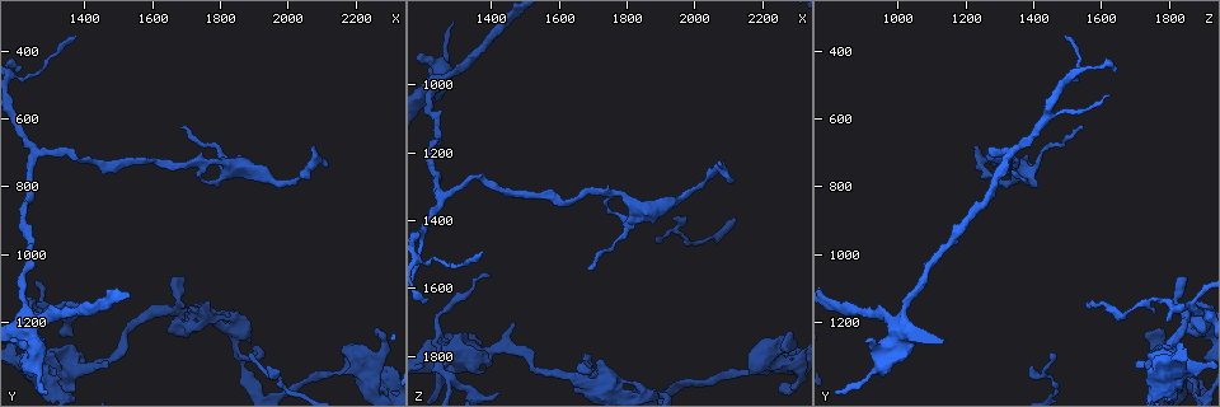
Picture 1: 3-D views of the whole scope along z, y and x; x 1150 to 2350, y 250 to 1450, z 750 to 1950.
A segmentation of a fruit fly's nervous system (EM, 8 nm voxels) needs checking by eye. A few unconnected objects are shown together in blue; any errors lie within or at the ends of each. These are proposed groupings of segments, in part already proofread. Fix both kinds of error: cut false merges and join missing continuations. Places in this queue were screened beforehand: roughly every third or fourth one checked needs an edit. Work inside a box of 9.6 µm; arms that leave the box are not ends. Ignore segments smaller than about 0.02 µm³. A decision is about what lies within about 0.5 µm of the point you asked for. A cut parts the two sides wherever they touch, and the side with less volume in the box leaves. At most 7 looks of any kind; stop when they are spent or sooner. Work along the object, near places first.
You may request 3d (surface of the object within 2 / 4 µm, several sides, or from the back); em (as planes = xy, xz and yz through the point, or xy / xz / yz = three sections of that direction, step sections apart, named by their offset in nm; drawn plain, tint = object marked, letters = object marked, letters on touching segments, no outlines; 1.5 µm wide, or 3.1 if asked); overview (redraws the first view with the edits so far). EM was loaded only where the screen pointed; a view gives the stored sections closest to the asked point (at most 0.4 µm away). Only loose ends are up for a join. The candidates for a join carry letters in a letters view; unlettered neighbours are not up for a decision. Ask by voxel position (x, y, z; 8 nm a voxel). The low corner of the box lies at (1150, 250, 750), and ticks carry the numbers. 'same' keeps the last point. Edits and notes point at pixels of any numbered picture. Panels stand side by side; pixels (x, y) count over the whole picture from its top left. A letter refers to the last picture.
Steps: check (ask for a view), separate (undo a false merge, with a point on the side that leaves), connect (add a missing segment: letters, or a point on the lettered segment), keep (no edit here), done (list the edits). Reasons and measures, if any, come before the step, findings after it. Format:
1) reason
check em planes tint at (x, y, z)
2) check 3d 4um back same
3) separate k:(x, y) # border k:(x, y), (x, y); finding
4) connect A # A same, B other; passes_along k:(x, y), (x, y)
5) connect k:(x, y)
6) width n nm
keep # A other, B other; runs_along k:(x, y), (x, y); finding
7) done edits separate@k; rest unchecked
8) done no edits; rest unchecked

branch stops here
check 3d 4um at (1390, 1160, 1560)

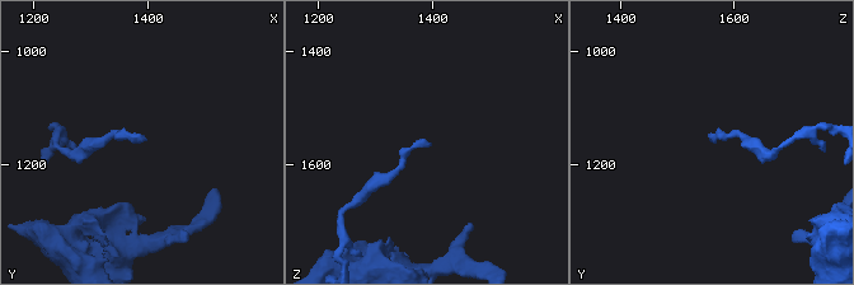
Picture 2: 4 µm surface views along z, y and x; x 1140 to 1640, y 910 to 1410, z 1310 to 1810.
shape alone is not enough
check em planes tint at (1390, 1150, 1570)

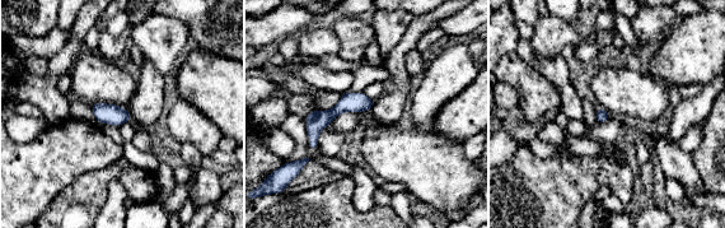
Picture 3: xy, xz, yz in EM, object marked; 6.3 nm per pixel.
check em planes letters same

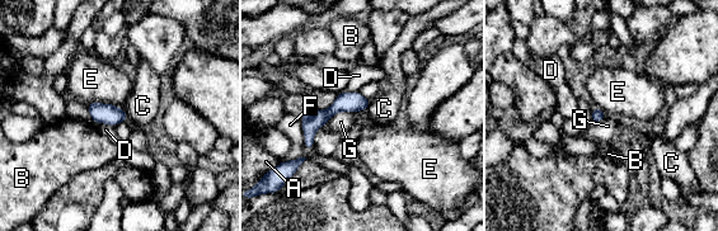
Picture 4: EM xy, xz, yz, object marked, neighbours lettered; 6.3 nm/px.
longest_contact F 220 nm
keep # A other, B other, C other, D other, E other, F other, G other; border 4:(87, 104), (111, 103), (118, 107); none of them fits

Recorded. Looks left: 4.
branch stops here
check 3d 4um back at (1470, 1330, 1700)

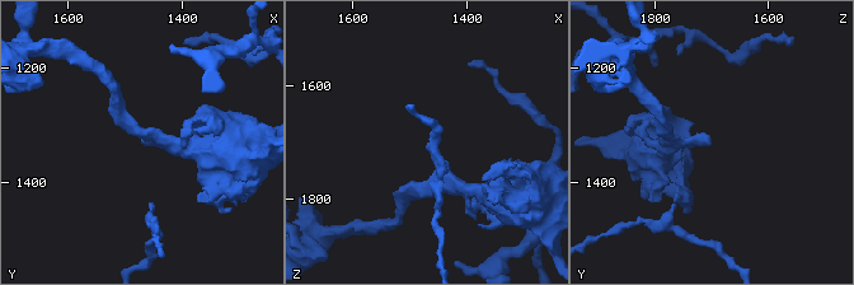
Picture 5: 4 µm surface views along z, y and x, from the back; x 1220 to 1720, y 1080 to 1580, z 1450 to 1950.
now the EM
check em planes tint at (1465, 1330, 1705)

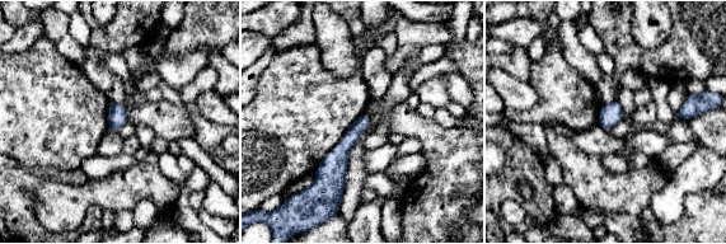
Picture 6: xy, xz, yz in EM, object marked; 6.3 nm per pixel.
see the neighbours
check em planes letters same

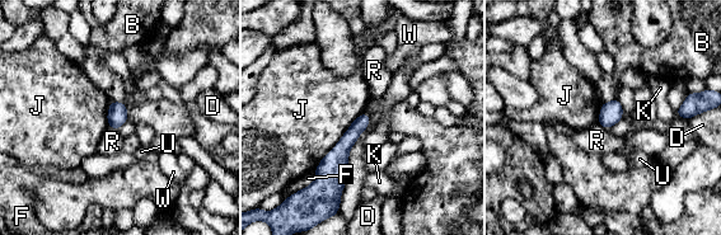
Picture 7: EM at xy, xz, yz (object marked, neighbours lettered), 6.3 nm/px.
keep # B other, D other, F other, J other, K other, R other, U other, W other; none of them fits

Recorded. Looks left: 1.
done no edits; rest unchecked

